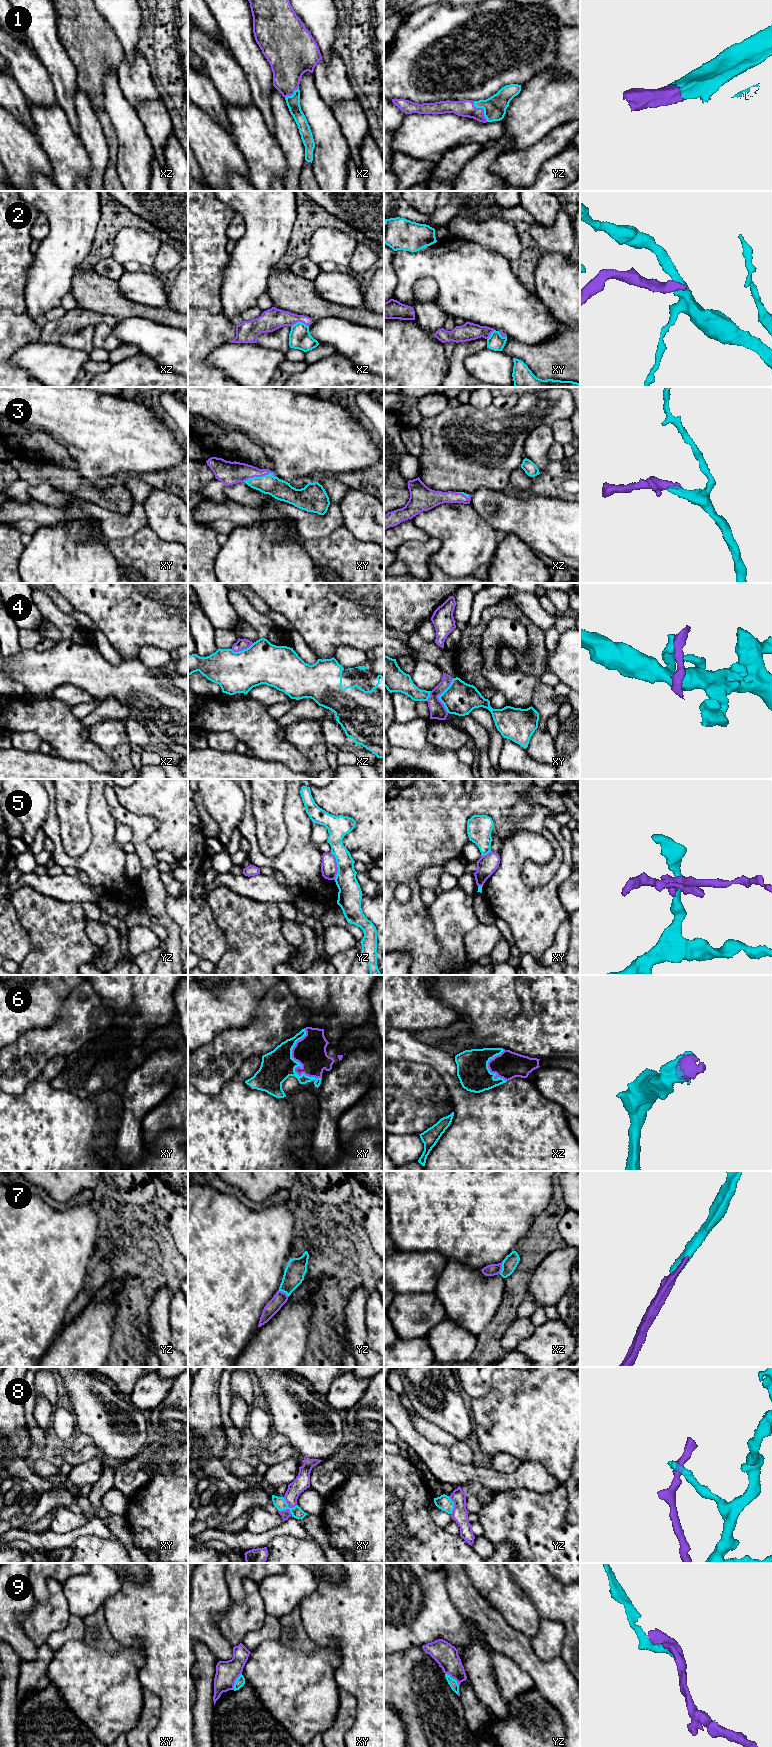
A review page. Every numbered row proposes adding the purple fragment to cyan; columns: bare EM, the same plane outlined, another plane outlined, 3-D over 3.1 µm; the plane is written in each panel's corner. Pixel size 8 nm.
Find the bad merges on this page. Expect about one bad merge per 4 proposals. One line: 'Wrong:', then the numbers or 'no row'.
Wrong: 2, 4, 5, 8

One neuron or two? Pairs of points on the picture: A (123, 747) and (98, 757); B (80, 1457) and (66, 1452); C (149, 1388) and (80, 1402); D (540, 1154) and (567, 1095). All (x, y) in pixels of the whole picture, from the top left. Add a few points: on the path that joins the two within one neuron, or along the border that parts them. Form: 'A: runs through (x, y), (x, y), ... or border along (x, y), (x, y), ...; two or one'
A: border along (89, 738), (118, 768); two
B: runs through (77, 1457), (69, 1455); one
C: border along (130, 1400), (141, 1411); two
D: border along (541, 1093), (557, 1103), (566, 1112); two

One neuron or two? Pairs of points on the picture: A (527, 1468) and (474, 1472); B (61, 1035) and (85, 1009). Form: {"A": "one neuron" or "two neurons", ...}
{"A": "one neuron", "B": "one neuron"}

